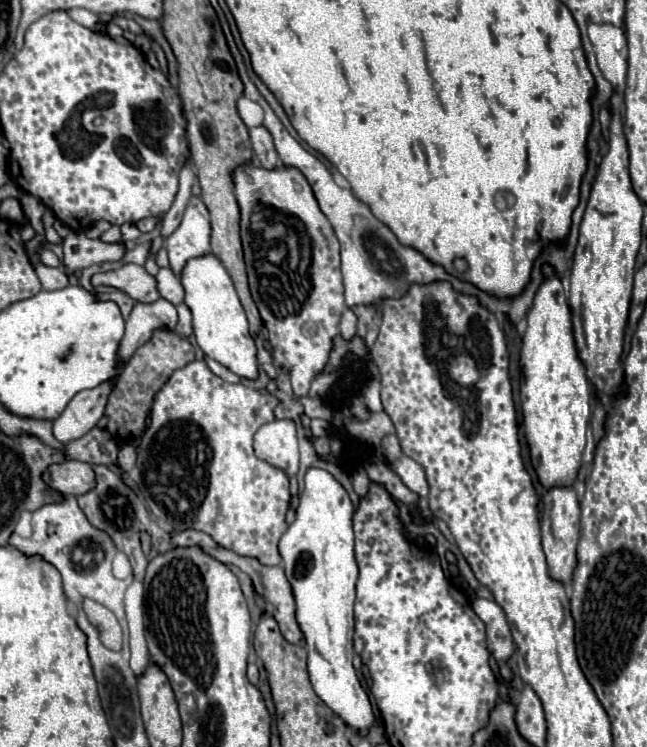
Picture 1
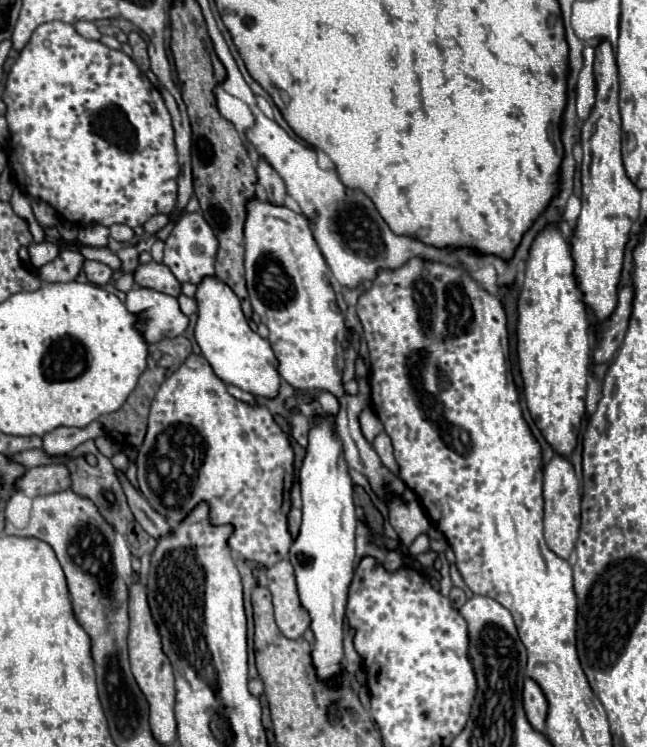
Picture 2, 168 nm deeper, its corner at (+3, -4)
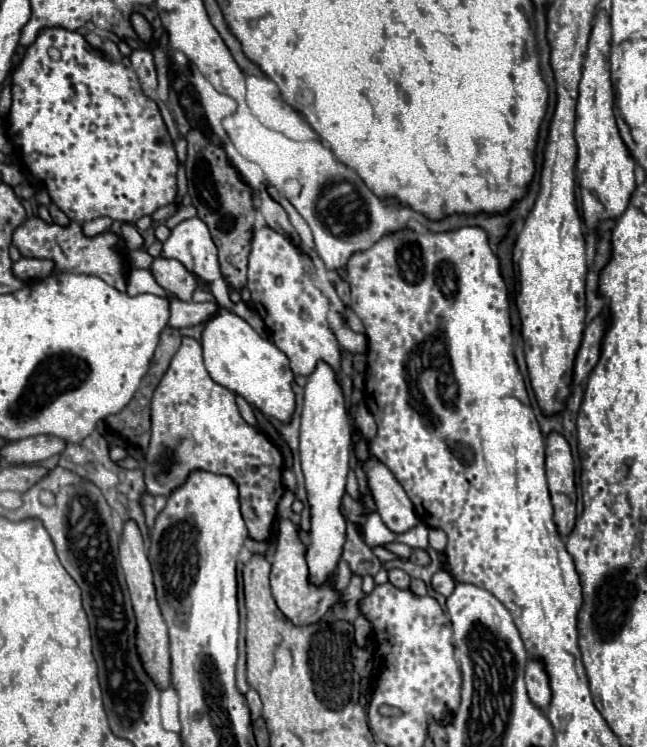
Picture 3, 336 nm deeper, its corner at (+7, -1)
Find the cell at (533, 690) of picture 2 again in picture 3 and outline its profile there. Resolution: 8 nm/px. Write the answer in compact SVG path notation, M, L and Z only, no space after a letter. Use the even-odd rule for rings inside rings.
M530 658L526 666L526 686L528 686L528 696L538 704L538 708L546 708L550 704L550 680L544 670L544 662L538 658Z

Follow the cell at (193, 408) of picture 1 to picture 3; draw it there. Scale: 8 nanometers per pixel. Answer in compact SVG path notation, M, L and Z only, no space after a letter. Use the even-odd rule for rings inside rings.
M184 336L180 350L172 358L152 398L152 438L142 470L152 496L170 496L196 468L232 476L240 490L242 516L250 536L256 540L270 536L276 504L284 494L282 454L264 434L256 434L242 420L234 392L216 384L204 368L200 342Z

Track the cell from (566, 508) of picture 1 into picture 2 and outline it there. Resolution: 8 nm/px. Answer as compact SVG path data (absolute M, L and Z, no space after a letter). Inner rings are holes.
M556 455L544 467L544 539L550 551L568 559L574 551L580 529L580 487L574 467L568 459Z

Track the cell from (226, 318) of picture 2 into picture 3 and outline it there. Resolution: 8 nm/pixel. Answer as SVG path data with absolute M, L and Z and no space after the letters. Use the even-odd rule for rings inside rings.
M220 308L218 314L206 322L202 348L206 370L214 382L238 392L248 404L256 406L266 416L272 416L284 424L290 422L296 408L296 396L292 390L294 372L290 370L286 354L280 352L270 340L252 330L252 326L240 316Z

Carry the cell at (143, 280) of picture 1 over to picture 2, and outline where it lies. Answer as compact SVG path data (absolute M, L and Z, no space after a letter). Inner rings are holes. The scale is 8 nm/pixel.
M148 263L148 265L138 265L134 271L134 283L138 287L146 287L152 291L160 291L172 297L180 295L180 283L174 279L168 267L158 265L158 263Z

